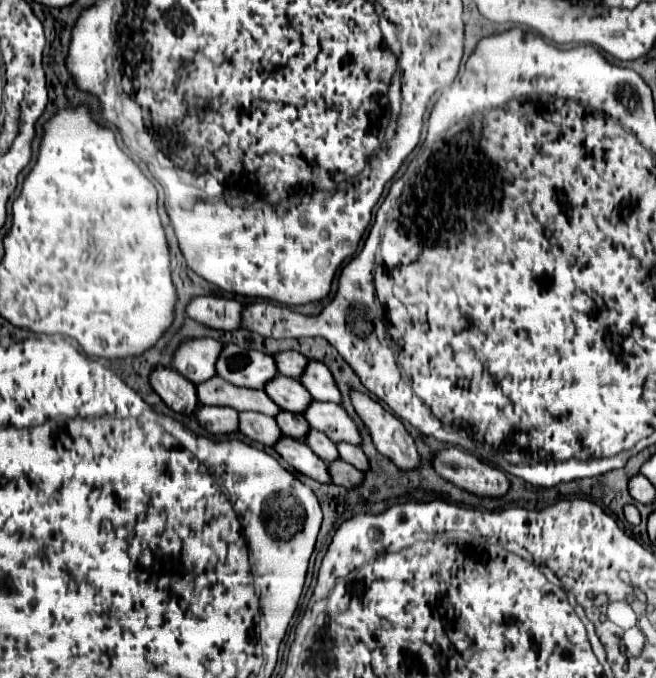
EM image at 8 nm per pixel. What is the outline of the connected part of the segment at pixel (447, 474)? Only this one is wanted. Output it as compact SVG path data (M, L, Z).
M445 448L435 452L431 464L441 478L467 492L479 496L503 496L509 490L505 472L481 462L461 448Z

